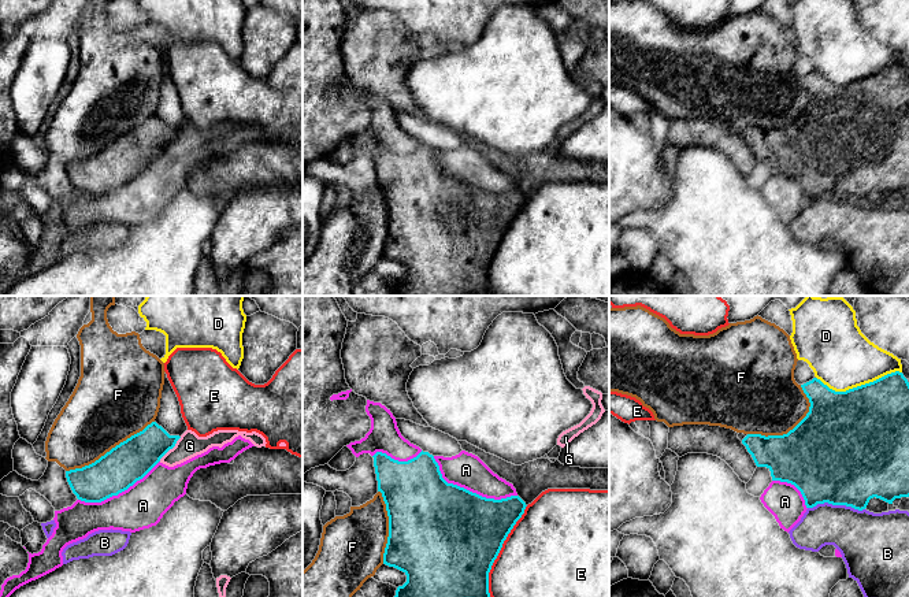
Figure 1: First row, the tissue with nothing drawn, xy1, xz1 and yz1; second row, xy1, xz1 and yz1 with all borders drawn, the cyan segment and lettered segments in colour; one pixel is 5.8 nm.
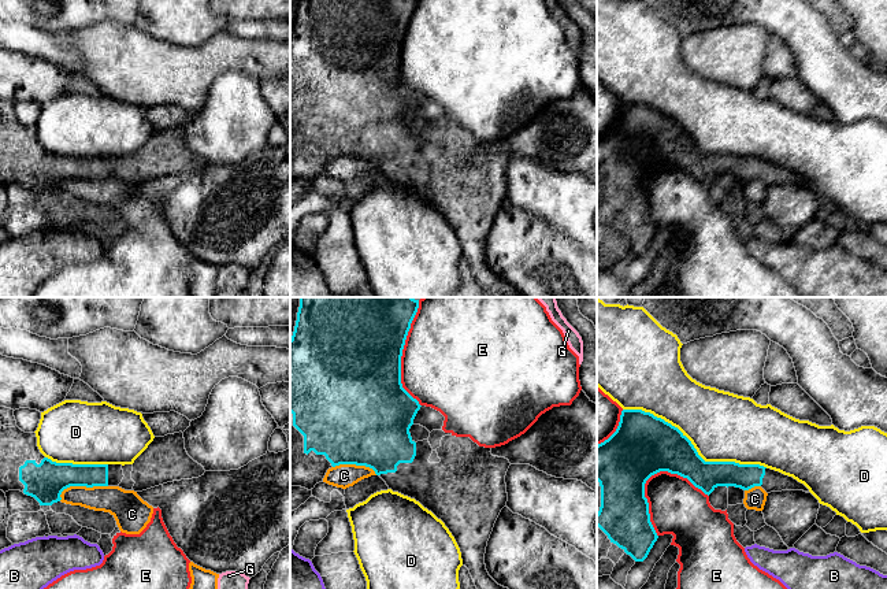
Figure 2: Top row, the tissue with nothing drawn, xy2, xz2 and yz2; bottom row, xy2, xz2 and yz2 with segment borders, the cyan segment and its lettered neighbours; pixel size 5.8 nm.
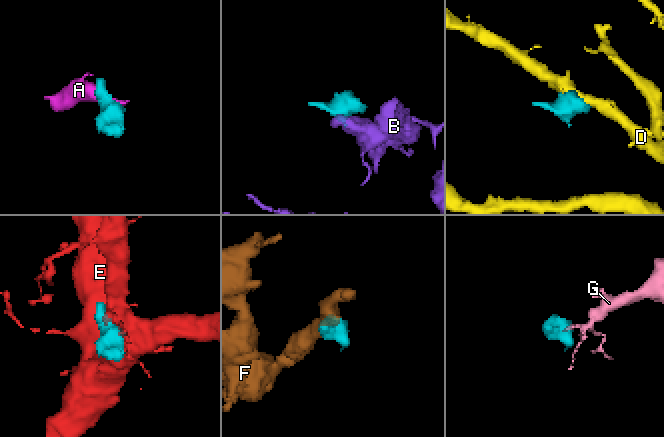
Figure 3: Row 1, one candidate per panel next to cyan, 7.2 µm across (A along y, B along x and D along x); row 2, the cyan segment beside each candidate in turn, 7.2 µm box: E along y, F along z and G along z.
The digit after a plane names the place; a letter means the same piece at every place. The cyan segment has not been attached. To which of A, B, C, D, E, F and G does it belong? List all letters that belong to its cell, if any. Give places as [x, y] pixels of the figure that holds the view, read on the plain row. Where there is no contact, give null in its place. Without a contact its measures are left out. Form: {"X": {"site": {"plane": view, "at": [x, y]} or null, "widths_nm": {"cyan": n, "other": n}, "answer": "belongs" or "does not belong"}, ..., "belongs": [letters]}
{"A": {"site": {"plane": "xz1", "at": [468, 184]}, "widths_nm": {"cyan": 500, "other": 200}, "answer": "does not belong"}, "B": {"site": {"plane": "yz1", "at": [837, 197]}, "widths_nm": {"cyan": 500, "other": 320}, "answer": "does not belong"}, "C": {"site": {"plane": "xy2", "at": [80, 178]}, "widths_nm": {"cyan": 220, "other": 160}, "answer": "does not belong"}, "D": {"site": {"plane": "yz2", "at": [694, 141]}, "widths_nm": {"cyan": 320, "other": 400}, "answer": "does not belong"}, "E": {"site": {"plane": "yz2", "at": [676, 166]}, "widths_nm": {"cyan": 360, "other": 320}, "answer": "does not belong"}, "F": {"site": {"plane": "yz1", "at": [793, 122]}, "widths_nm": {"cyan": 500, "other": 420}, "answer": "does not belong"}, "G": {"site": {"plane": "xy1", "at": [170, 141]}, "widths_nm": {"cyan": 240, "other": 140}, "answer": "does not belong"}, "belongs": []}

